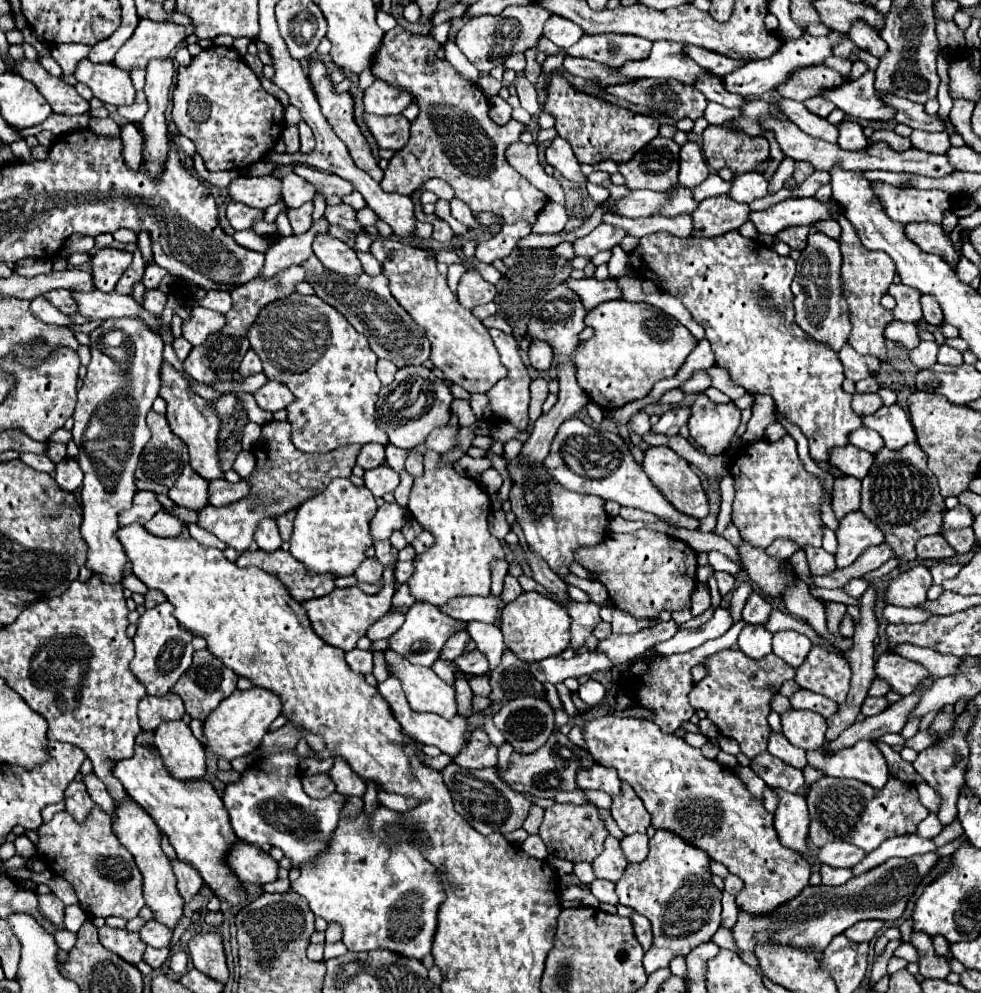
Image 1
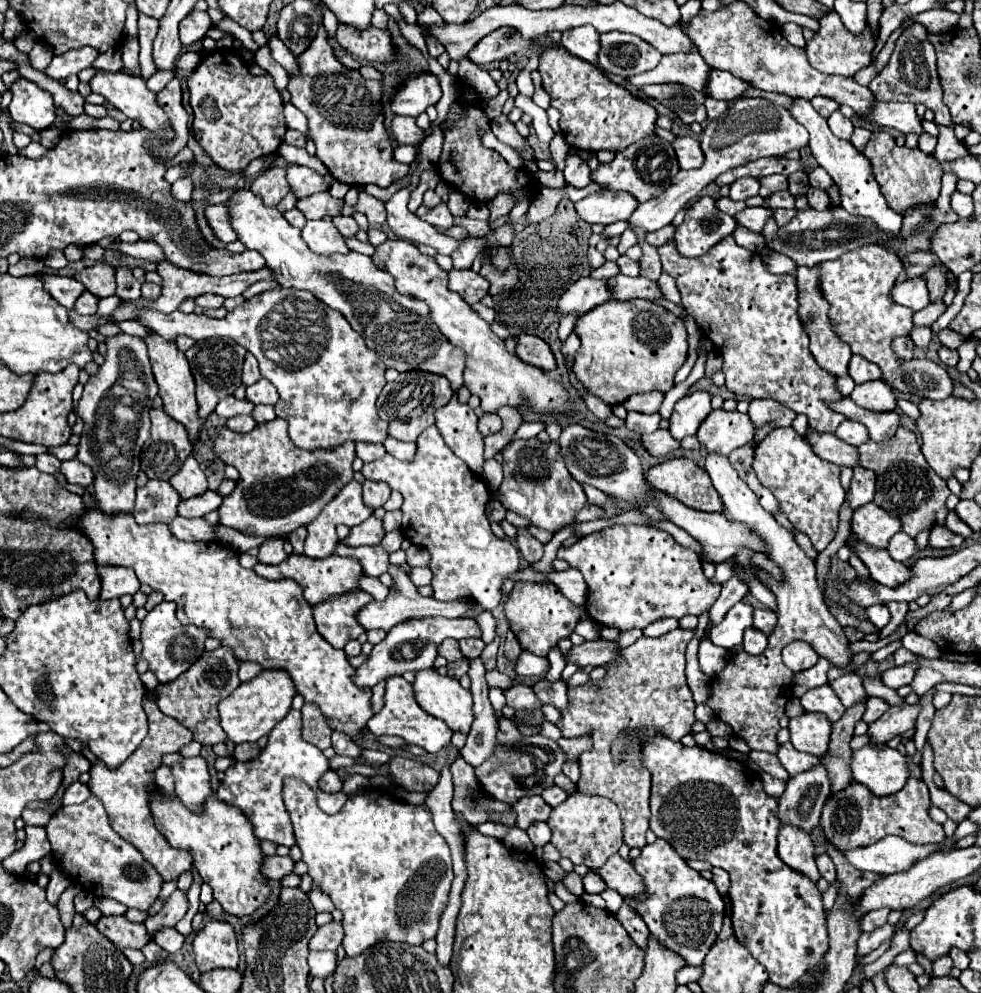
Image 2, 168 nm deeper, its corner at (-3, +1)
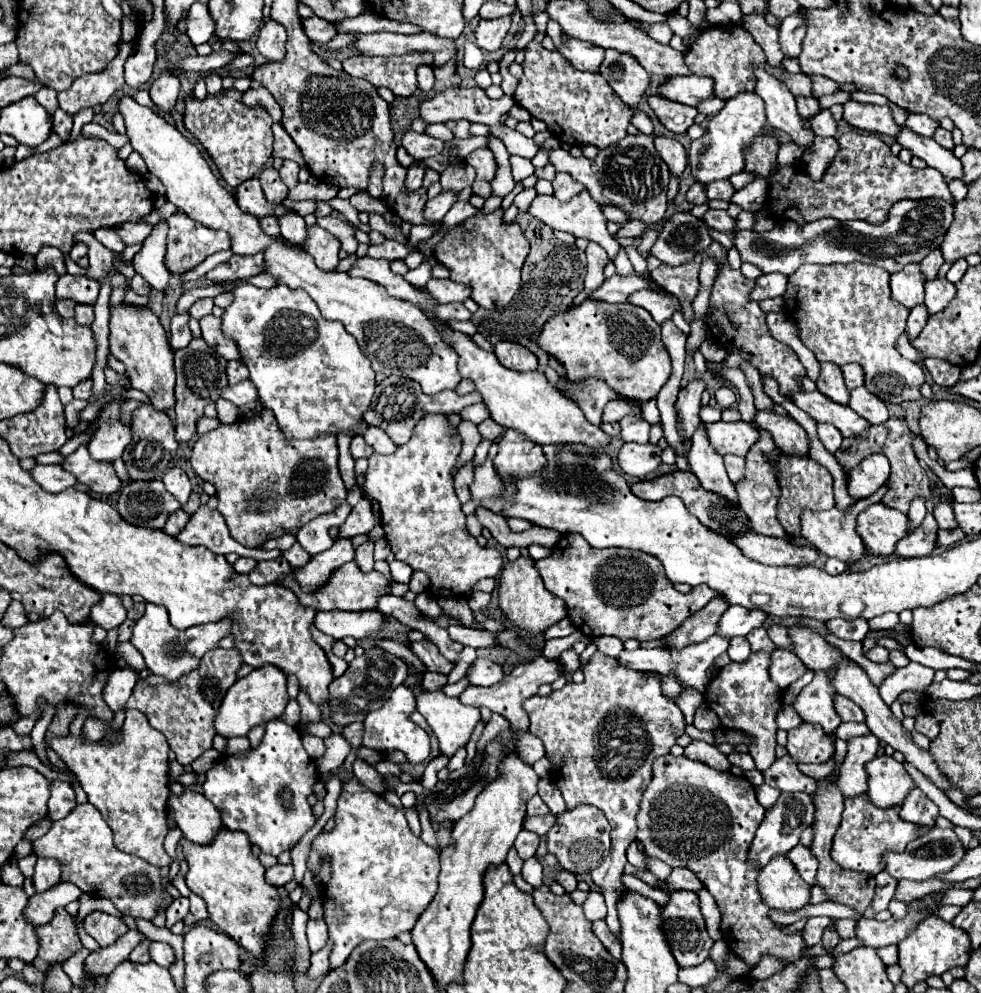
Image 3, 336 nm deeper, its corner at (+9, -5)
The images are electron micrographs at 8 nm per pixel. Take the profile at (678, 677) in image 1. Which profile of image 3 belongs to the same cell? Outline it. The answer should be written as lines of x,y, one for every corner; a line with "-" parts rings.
594,652
594,656
588,660
588,664
584,666
582,672
584,672
582,684
570,682
564,688
554,690
544,698
532,696
524,702
524,710
530,716
530,732
544,742
546,756
552,760
550,776
556,782
556,786
560,788
560,792
566,800
566,808
574,808
578,804
598,806
606,814
606,818
612,826
610,856
598,868
594,868
590,874
592,874
592,880
598,886
602,886
602,894
604,894
606,906
608,906
606,922
612,932
620,934
616,902
618,902
620,892
624,892
624,888
626,888
622,884
620,876
622,876
624,864
626,864
626,850
636,840
638,804
640,804
644,788
650,782
652,762
658,756
664,756
670,752
670,748
676,744
676,738
680,734
684,734
686,722
684,722
684,714
680,712
680,708
668,696
664,696
660,678
656,674
644,674
644,672
624,668
622,664
616,664
616,658
610,658
602,652

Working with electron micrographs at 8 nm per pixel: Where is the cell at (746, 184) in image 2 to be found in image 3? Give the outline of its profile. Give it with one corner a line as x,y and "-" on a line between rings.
714,180
714,182
710,182
710,184
706,184
706,194
708,194
708,198
712,200
712,198
722,198
722,200
732,200
732,196
734,196
734,186
730,184
730,180

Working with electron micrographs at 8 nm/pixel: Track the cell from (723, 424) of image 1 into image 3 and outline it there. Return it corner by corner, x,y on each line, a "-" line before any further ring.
738,420
738,422
712,422
704,424
704,432
712,444
712,448
718,454
736,454
736,456
746,456
748,448
758,440
758,432

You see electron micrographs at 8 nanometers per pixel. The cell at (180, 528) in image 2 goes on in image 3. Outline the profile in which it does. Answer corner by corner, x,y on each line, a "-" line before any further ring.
200,506
194,516
188,520
186,528
176,536
178,542
186,546
206,546
210,552
216,554
228,554
236,552
240,556
248,556
254,560
268,560
268,558
280,558
280,550
248,550
236,540
232,540
228,526
224,518
218,514
218,510
210,510
206,506

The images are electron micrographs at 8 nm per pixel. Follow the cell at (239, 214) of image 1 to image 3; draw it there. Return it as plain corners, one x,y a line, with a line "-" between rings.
176,212
168,218
168,250
166,250
166,266
174,274
182,274
186,270
196,268
206,256
228,250
230,238
226,232
216,232
196,224
184,212

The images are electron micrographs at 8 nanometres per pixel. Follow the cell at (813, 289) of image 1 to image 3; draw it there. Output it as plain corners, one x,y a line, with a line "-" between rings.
824,362
820,366
820,378
818,378
818,390
822,394
826,394
830,400
838,402
838,404
848,404
848,388
844,386
844,378
842,378
842,370
838,364
832,362

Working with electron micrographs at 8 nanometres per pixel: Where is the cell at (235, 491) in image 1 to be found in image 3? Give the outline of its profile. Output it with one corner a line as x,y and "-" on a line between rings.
180,508
180,510
176,510
176,512
172,512
172,514
168,516
168,522
166,522
166,526
164,526
164,532
170,534
170,536
176,536
176,534
186,526
188,520
190,520
190,516

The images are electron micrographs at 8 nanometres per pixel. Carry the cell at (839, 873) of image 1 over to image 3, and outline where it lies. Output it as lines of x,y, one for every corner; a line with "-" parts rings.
798,844
796,848
792,848
788,852
788,858
792,860
792,864
798,868
800,876
810,884
814,886
816,884
816,872
818,872
818,860
812,856
810,848

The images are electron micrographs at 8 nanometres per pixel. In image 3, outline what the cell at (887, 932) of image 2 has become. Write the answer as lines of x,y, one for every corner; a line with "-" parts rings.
930,894
924,896
922,900
916,900
910,904
910,912
904,920
894,920
890,918
888,922
878,922
878,920
858,920
856,924
856,938
862,940
864,946
870,946
874,950
884,948
888,944
898,944
916,924
926,918
926,914
918,914
918,908
934,908
940,904
940,898
944,894

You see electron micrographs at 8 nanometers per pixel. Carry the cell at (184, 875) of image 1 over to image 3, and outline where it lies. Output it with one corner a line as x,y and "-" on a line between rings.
128,930
120,940
116,940
116,944
108,948
100,948
98,952
92,952
86,958
88,970
92,972
92,976
110,974
120,962
128,960
128,954
136,944
140,944
140,940
144,940
144,934
140,930

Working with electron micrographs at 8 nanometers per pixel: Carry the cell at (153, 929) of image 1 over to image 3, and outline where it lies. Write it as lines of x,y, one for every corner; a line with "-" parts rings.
150,942
150,958
152,958
156,964
168,968
170,962
174,960
174,950
170,948
170,944
164,944
164,942

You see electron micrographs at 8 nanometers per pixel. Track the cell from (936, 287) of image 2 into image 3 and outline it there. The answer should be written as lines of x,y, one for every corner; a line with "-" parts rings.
938,248
932,250
932,252
920,262
920,266
922,266
922,274
924,274
924,280
934,280
936,274
938,274
938,268
940,268
942,264
944,264
944,258
942,258
940,250
938,250

